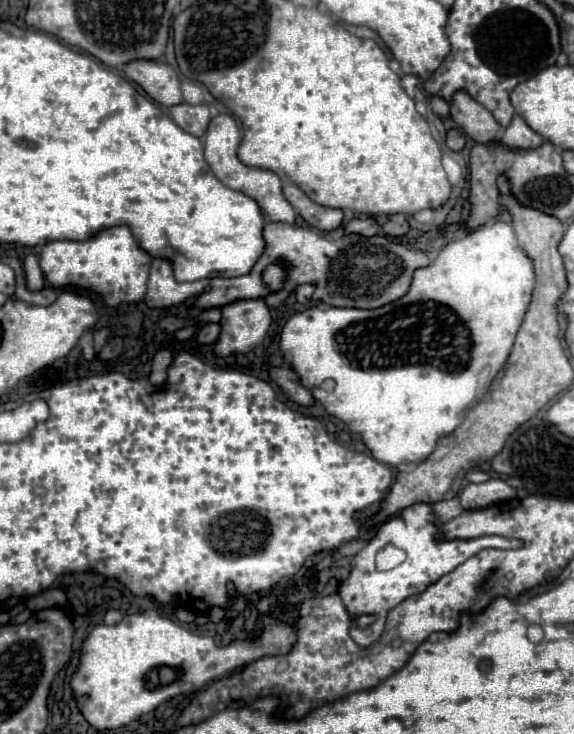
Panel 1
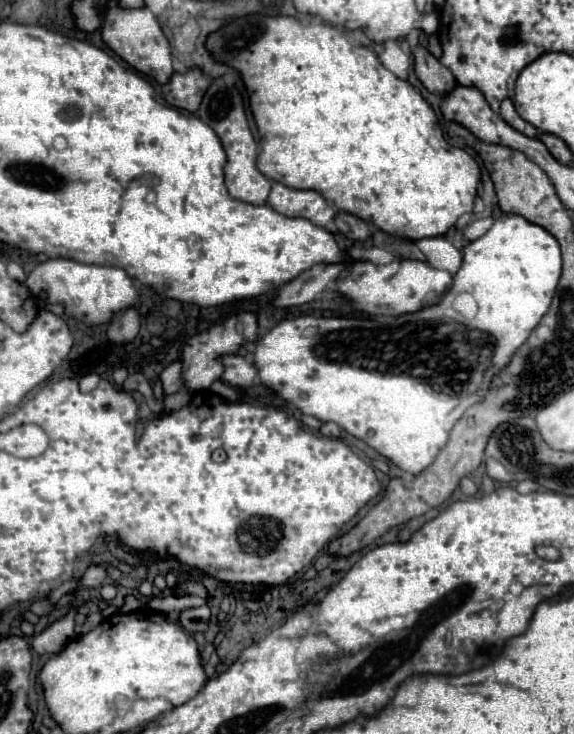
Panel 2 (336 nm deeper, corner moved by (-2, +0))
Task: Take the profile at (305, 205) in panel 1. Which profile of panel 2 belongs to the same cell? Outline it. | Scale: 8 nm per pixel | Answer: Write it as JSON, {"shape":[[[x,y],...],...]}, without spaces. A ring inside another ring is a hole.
{"shape":[[[273,183],[267,203],[287,217],[305,217],[319,227],[325,227],[335,217],[335,207],[313,189],[293,189]]]}

